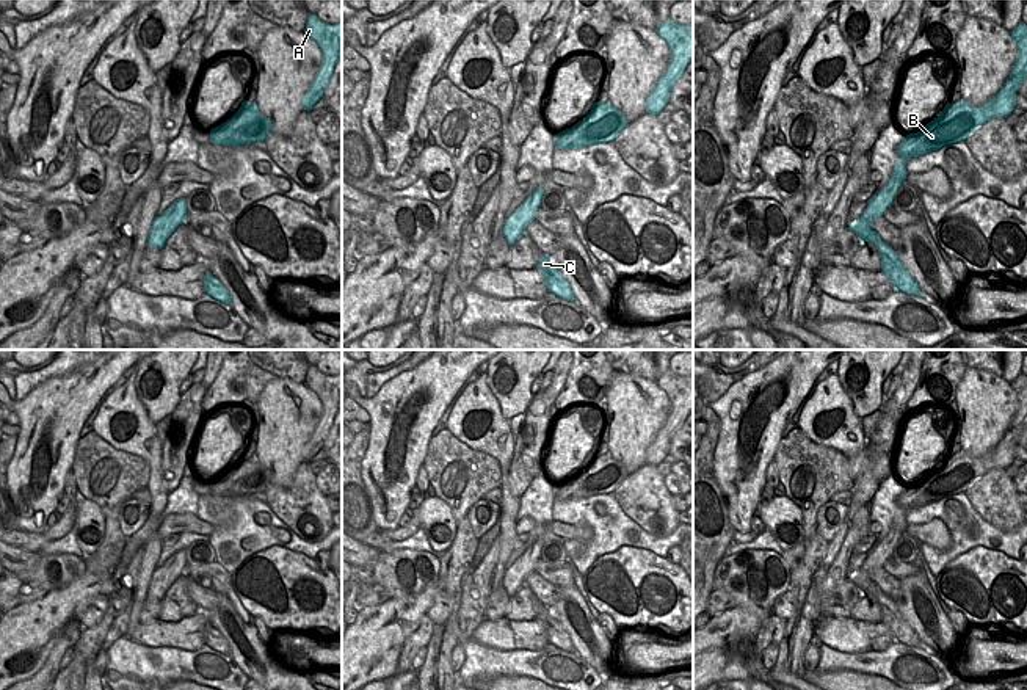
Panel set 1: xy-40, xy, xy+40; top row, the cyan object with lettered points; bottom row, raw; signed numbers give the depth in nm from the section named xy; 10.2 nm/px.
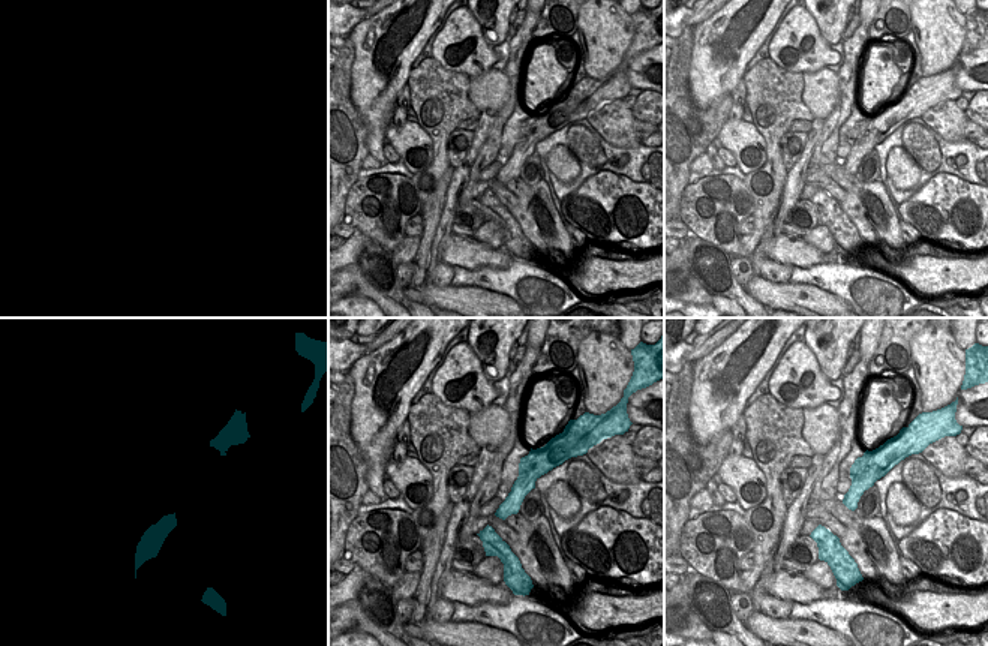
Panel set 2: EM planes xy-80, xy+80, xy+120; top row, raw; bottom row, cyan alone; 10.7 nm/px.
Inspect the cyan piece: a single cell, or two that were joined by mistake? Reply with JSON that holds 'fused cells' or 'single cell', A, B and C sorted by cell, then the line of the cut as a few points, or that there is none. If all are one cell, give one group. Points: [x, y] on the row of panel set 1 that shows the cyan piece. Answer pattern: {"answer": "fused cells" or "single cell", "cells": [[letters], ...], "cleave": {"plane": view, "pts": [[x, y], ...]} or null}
{"answer": "fused cells", "cells": [["A", "B"], ["C"]], "cleave": {"plane": "xy+40", "pts": [[860, 217], [870, 228]]}}

